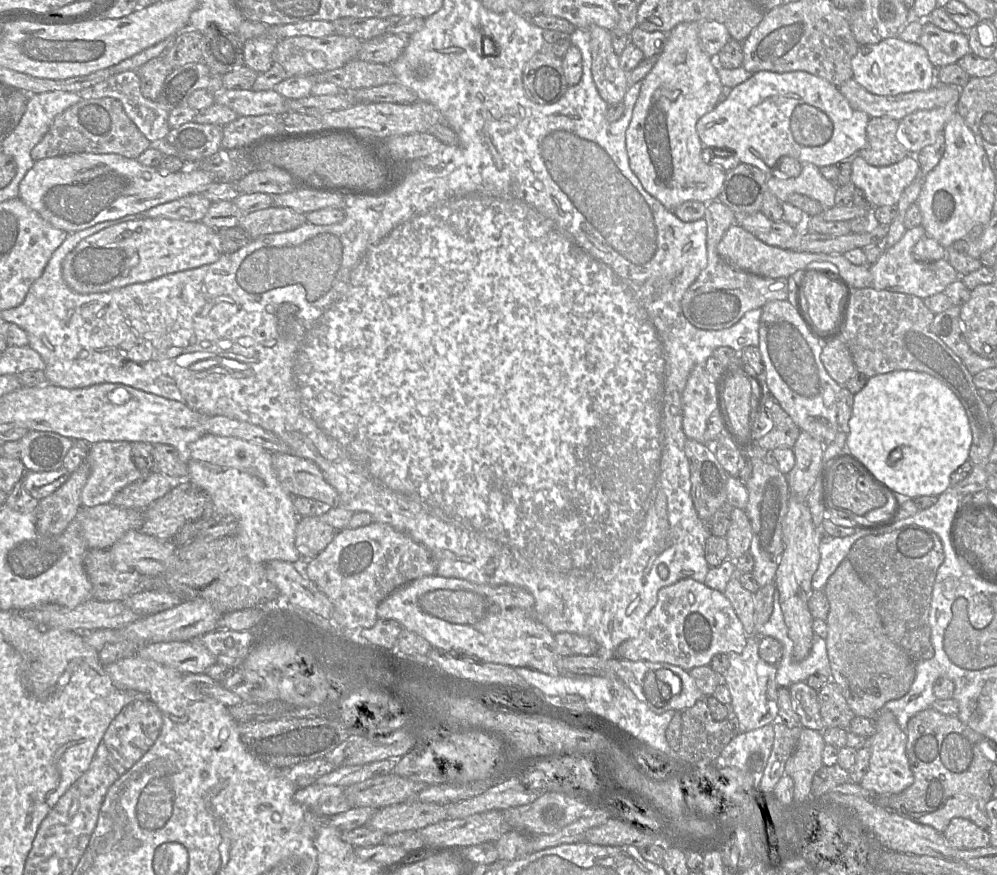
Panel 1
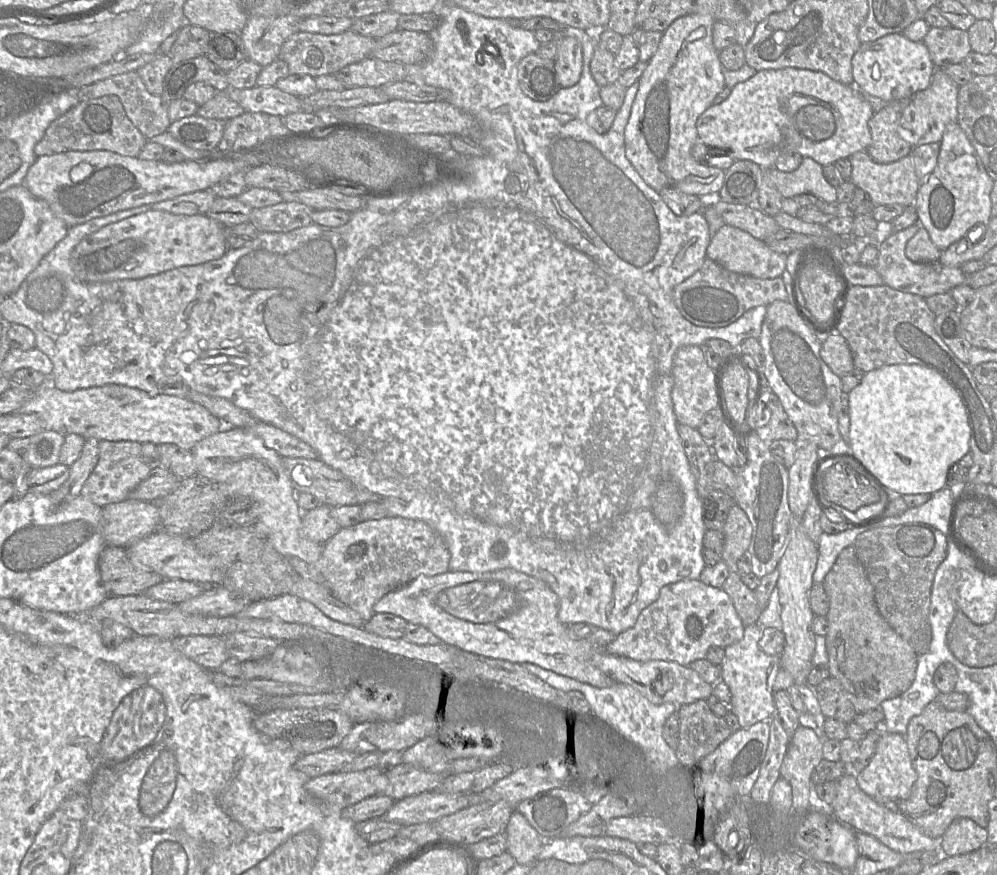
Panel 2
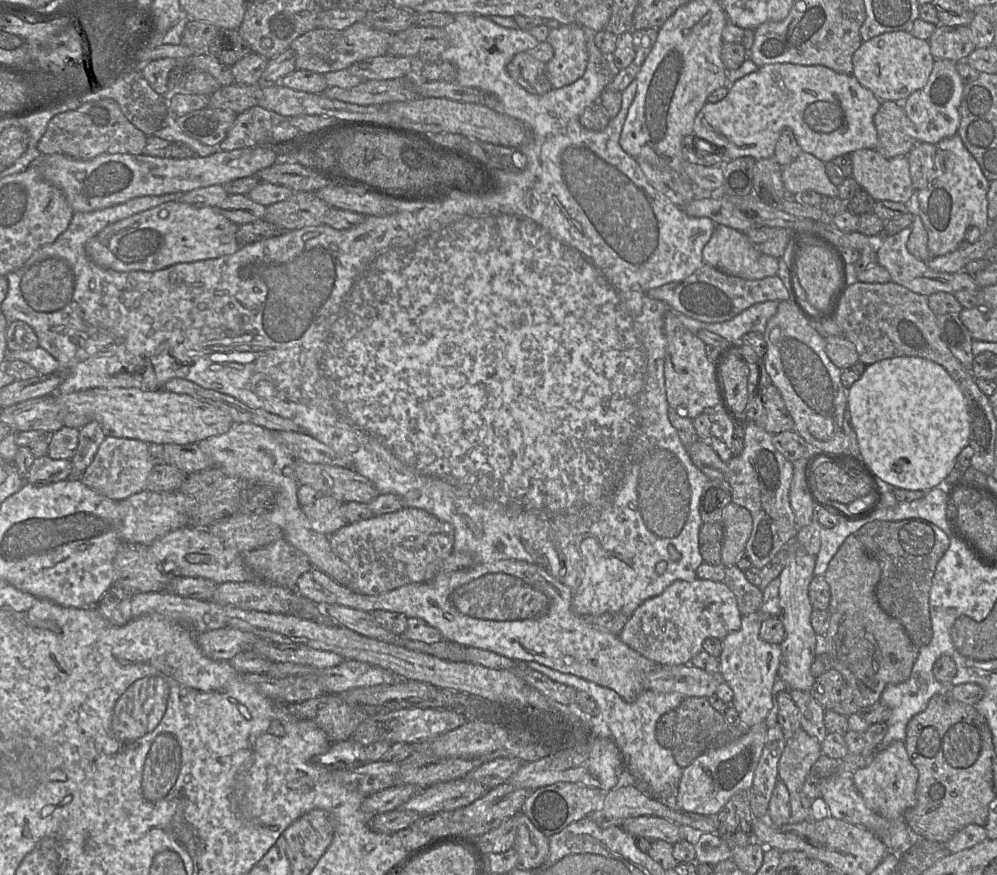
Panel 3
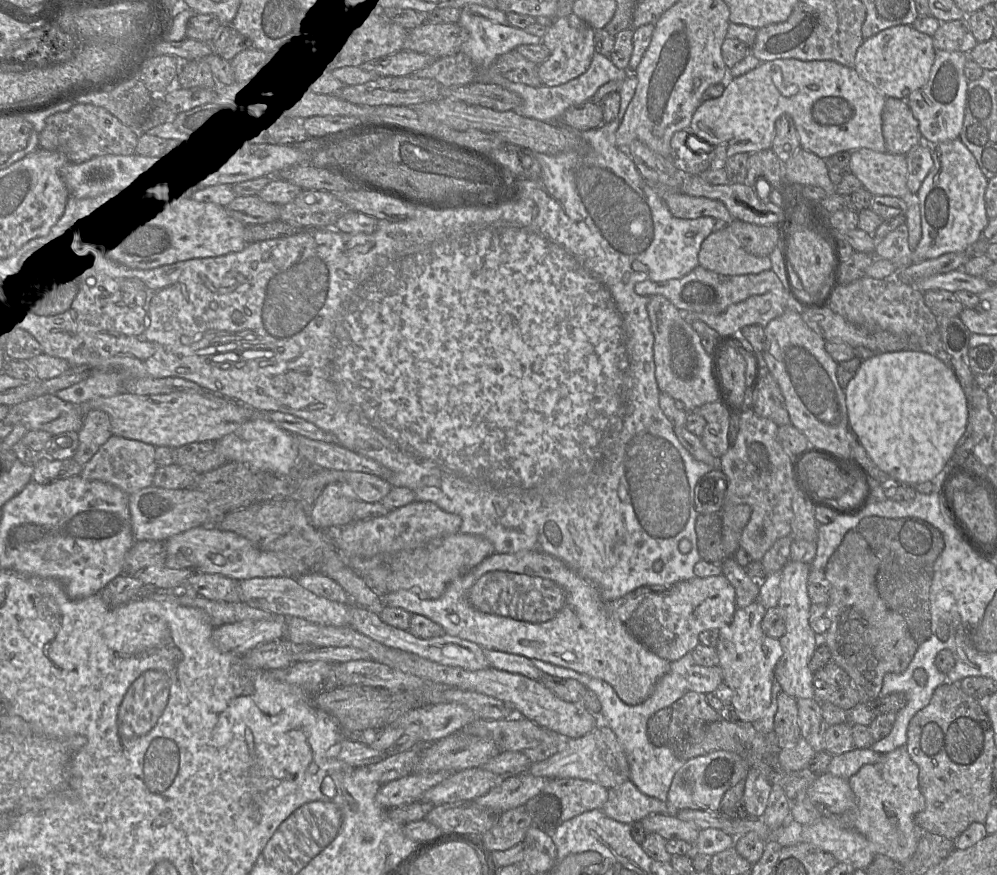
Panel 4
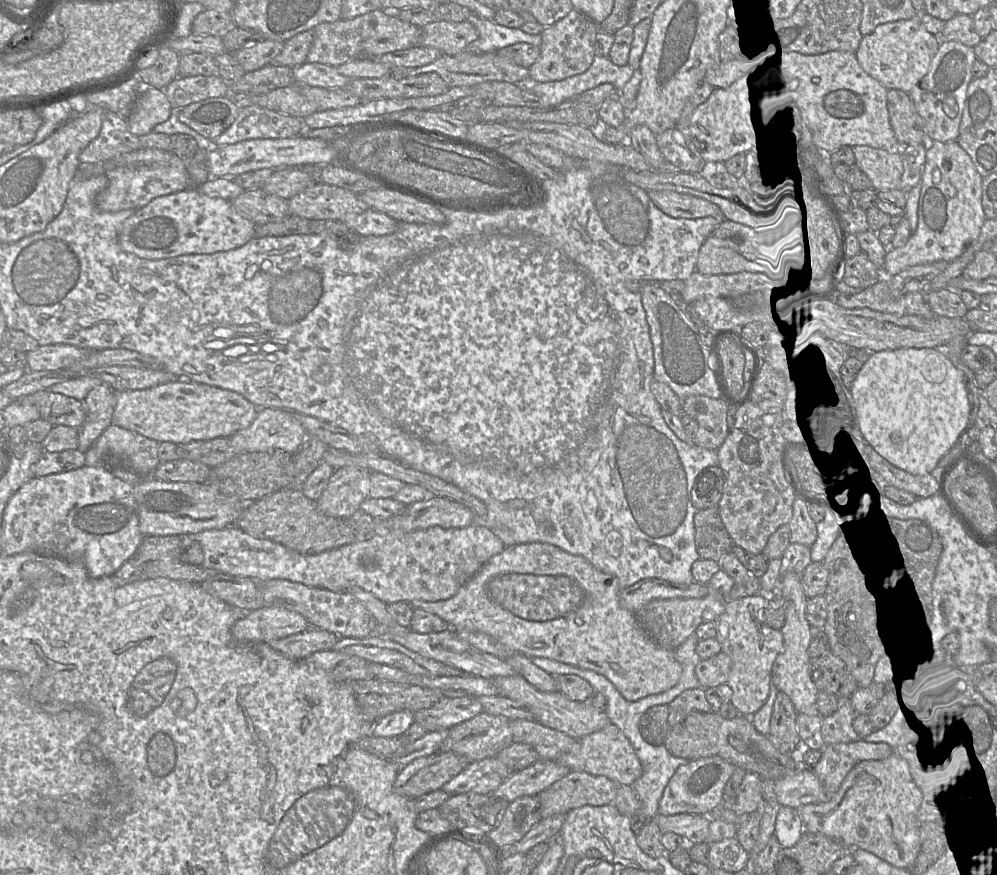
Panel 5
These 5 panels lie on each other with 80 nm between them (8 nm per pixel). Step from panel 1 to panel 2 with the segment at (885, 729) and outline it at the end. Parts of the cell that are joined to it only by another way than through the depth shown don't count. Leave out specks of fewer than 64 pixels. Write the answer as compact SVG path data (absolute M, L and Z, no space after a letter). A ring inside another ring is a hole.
M883 731L876 745L876 750L868 765L854 772L861 790L874 800L893 806L910 796L917 780L917 773L912 766L905 736Z

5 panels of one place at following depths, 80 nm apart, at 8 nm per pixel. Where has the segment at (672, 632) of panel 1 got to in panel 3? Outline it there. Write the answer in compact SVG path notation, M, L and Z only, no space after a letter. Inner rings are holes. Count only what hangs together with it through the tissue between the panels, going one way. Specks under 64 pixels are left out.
M680 580L673 582L658 596L643 602L618 636L630 648L657 665L688 665L703 650L705 639L722 640L741 628L741 619L736 597L724 581Z

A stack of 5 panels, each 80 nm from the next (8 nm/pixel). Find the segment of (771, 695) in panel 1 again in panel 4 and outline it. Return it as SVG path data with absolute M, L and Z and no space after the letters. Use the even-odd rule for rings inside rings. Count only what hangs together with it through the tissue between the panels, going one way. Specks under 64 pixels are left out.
M759 601L744 608L737 607L732 622L718 630L716 646L723 682L732 691L730 705L736 710L739 720L752 724L761 718L771 703L774 670L782 655L780 641L765 635L761 628L766 610Z

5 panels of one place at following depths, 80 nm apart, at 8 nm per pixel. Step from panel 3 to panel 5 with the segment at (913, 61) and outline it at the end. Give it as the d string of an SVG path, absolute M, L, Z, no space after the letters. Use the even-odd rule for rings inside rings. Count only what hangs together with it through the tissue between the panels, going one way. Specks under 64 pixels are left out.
M916 16L878 25L872 33L862 37L855 56L862 69L888 90L910 93L928 73L940 43L939 37L929 33Z

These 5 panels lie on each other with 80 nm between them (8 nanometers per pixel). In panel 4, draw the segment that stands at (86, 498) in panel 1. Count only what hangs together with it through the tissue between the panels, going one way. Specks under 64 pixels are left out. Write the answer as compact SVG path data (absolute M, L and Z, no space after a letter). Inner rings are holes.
M112 434L91 460L83 466L80 476L89 481L98 480L109 483L130 495L152 485L159 467L155 460L155 449L156 447L151 444Z

